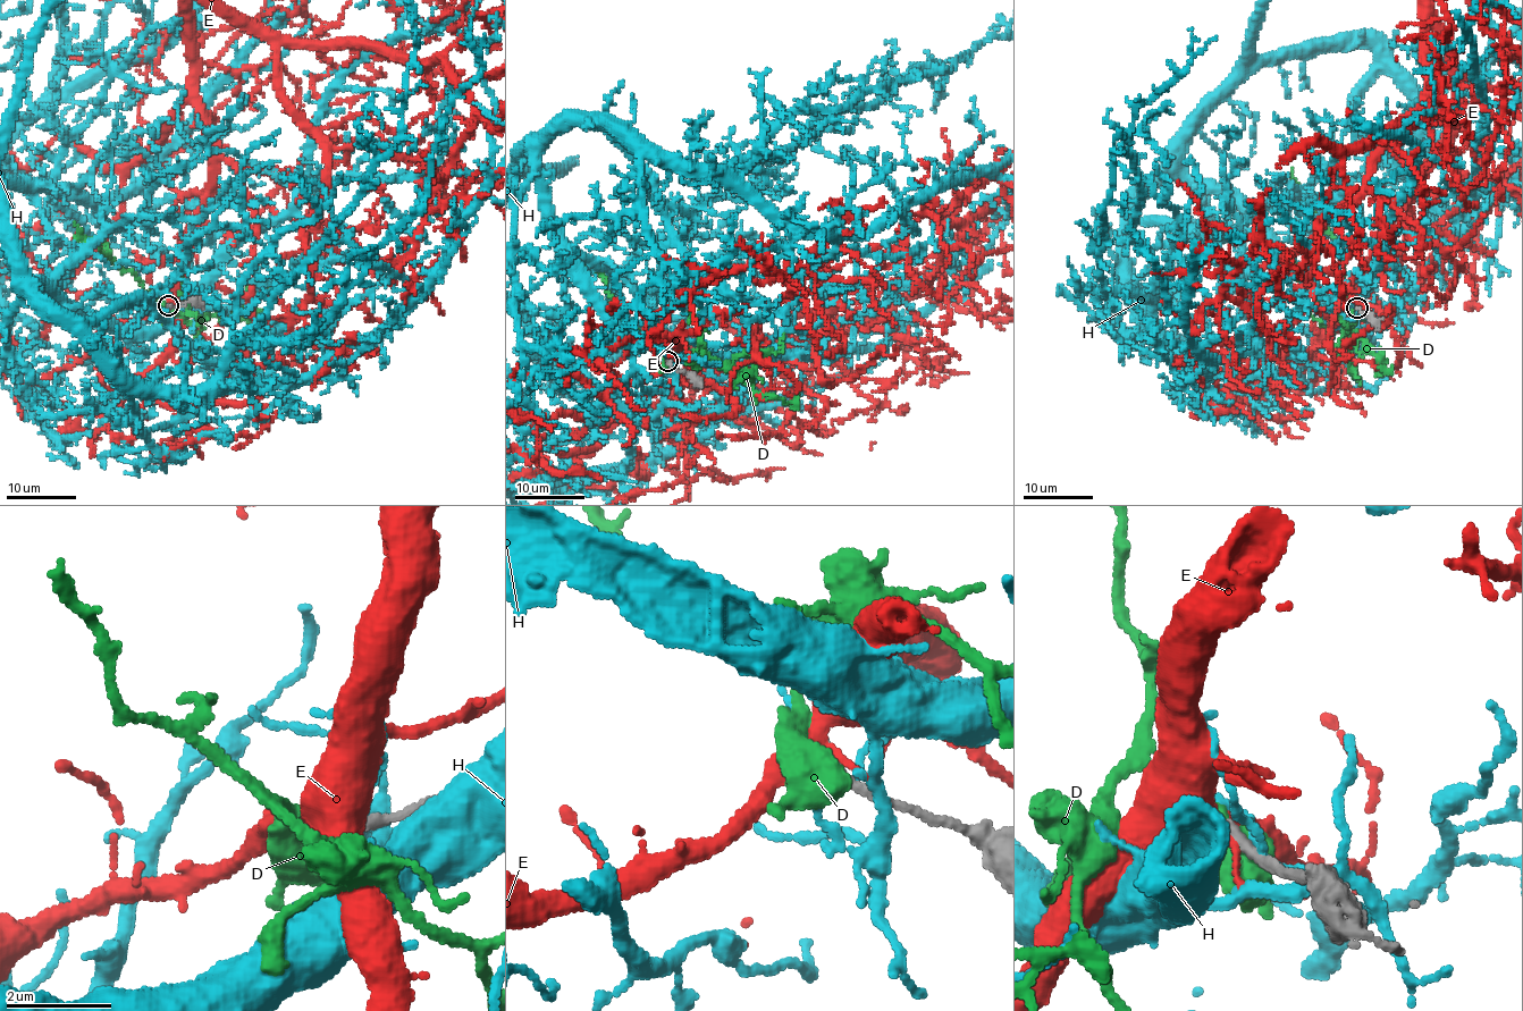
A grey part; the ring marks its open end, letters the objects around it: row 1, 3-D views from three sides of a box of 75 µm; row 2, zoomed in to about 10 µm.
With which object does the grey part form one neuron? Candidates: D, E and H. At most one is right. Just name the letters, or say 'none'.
D

